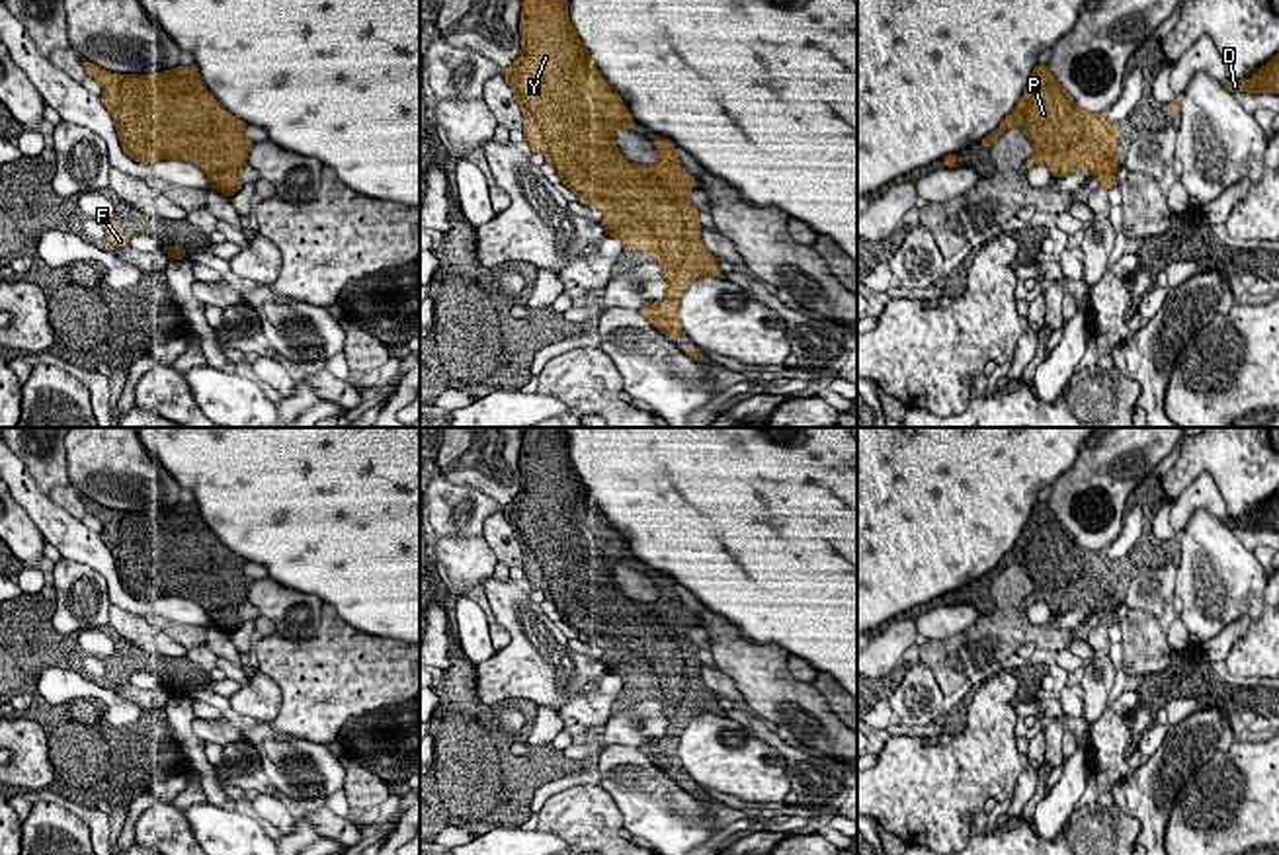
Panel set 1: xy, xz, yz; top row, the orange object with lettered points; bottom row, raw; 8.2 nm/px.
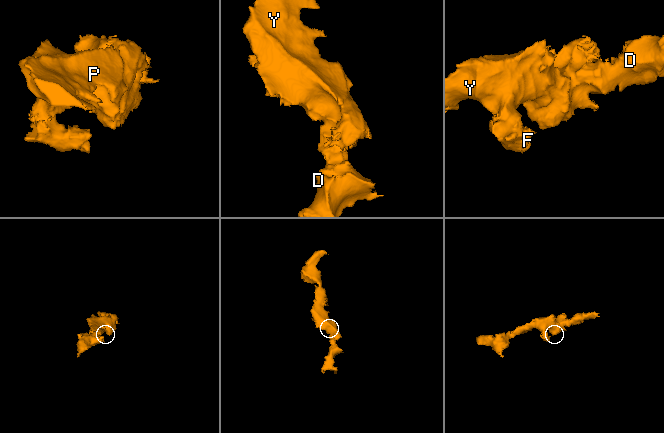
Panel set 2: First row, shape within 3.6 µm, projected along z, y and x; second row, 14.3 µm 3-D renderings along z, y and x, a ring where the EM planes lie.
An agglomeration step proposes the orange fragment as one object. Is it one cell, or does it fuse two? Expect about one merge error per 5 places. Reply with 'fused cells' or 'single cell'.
single cell

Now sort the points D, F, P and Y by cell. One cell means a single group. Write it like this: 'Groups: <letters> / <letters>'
Groups: D F P Y

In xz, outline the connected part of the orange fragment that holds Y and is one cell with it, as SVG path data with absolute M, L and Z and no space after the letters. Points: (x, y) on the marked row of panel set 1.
M521 0L521 49L510 66L500 68L514 100L521 105L523 137L531 152L543 154L562 185L578 195L578 203L603 213L607 236L619 238L623 252L646 252L662 265L666 297L648 301L640 314L670 342L680 338L680 303L689 285L703 275L721 277L717 258L705 250L699 209L689 201L697 180L689 176L670 139L654 139L656 164L635 164L615 144L615 129L635 129L631 111L613 92L605 76L592 64L588 47L568 16L568 0Z

